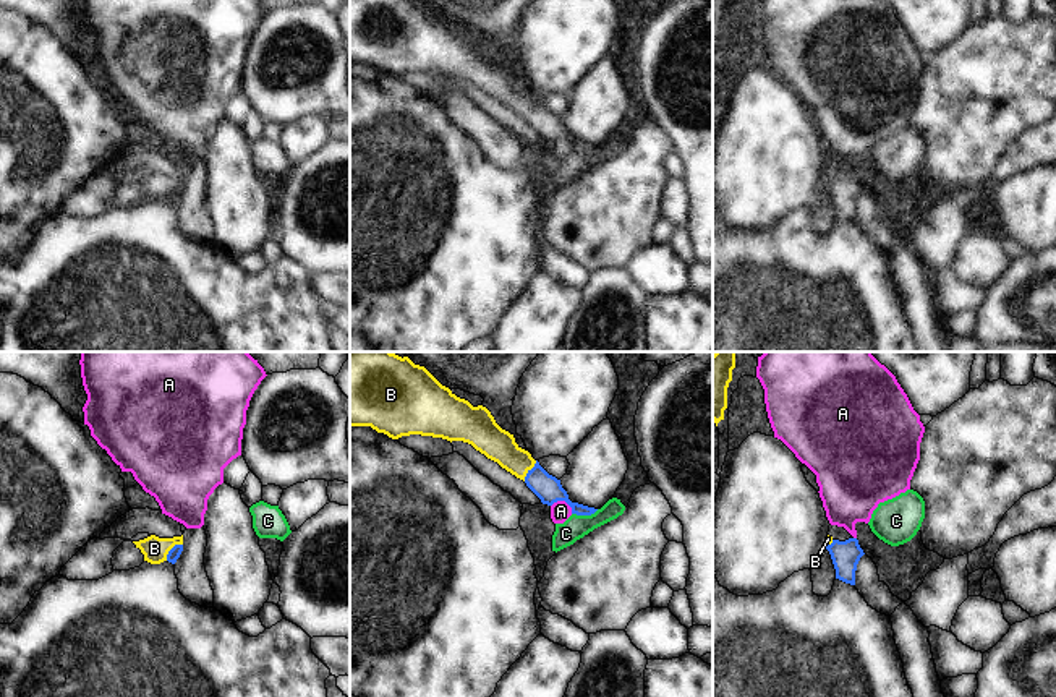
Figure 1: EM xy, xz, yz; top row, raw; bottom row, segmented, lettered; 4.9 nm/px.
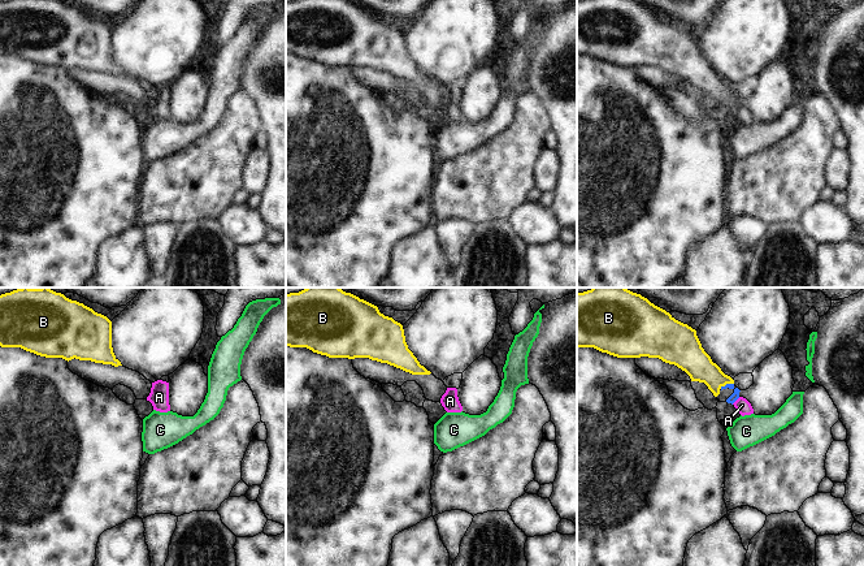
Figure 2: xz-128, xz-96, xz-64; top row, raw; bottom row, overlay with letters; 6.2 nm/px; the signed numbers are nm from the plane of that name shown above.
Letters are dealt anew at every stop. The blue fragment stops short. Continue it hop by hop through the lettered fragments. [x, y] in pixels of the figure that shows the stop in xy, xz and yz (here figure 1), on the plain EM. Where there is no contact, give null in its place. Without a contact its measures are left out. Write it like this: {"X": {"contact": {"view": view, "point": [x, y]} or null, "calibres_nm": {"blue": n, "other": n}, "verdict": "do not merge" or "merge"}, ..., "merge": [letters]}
{"A": {"contact": {"view": "xz", "point": [564, 136]}, "calibres_nm": {"blue": 140, "other": 100}, "verdict": "do not merge"}, "B": {"contact": {"view": "xy", "point": [170, 187]}, "calibres_nm": {"blue": 60, "other": 120}, "verdict": "merge"}, "C": {"contact": {"view": "xz", "point": [585, 151]}, "calibres_nm": {"blue": 140, "other": 120}, "verdict": "do not merge"}, "merge": ["B"]}

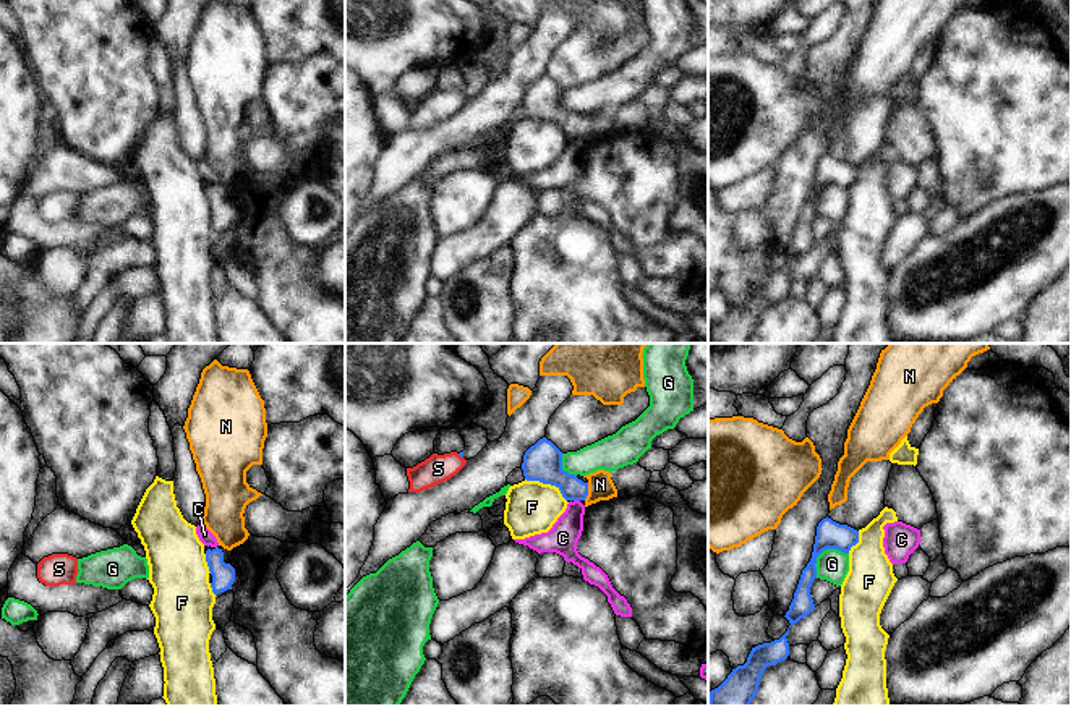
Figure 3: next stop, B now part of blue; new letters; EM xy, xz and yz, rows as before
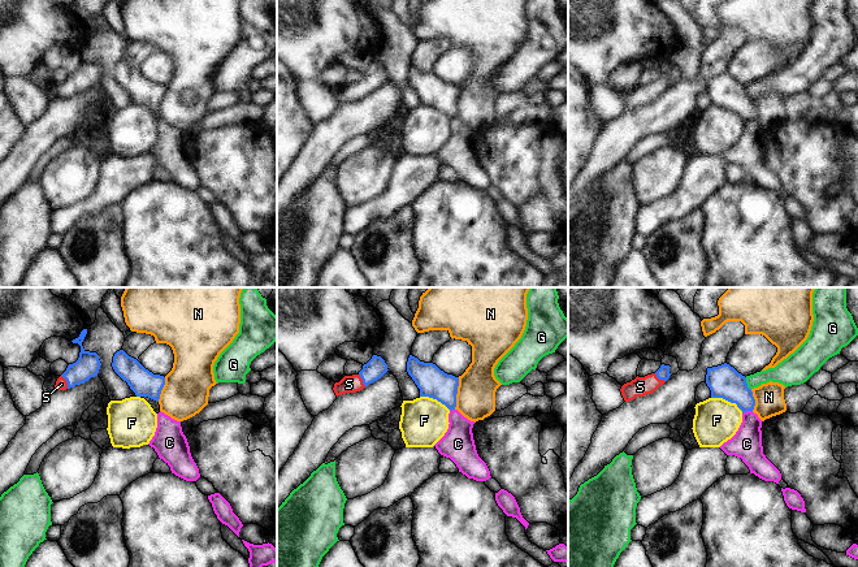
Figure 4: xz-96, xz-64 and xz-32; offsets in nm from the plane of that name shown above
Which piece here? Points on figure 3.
{"C": {"contact": {"view": "xz", "point": [577, 136]}, "calibres_nm": {"blue": 190, "other": 150}, "verdict": "do not merge"}, "F": {"contact": {"view": "xz", "point": [548, 120]}, "calibres_nm": {"blue": 190, "other": 260}, "verdict": "do not merge"}, "G": {"contact": {"view": "yz", "point": [822, 188]}, "calibres_nm": {"blue": 140, "other": 160}, "verdict": "do not merge"}, "N": {"contact": {"view": "xz", "point": [587, 128]}, "calibres_nm": {"blue": 180, "other": 130}, "verdict": "do not merge"}, "S": {"contact": {"view": "xz", "point": [460, 93]}, "calibres_nm": {"blue": 20, "other": 140}, "verdict": "merge"}, "merge": ["S"]}

